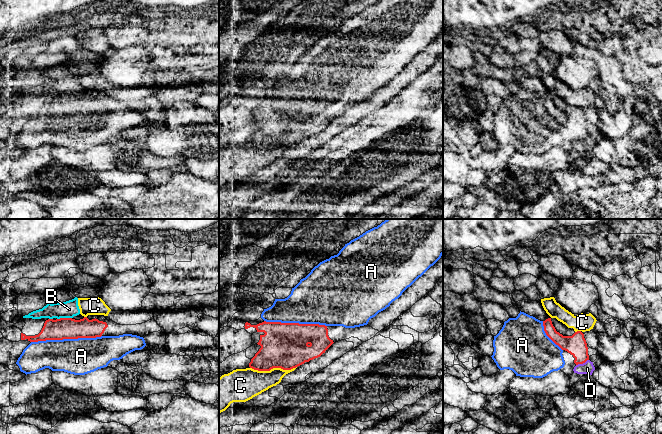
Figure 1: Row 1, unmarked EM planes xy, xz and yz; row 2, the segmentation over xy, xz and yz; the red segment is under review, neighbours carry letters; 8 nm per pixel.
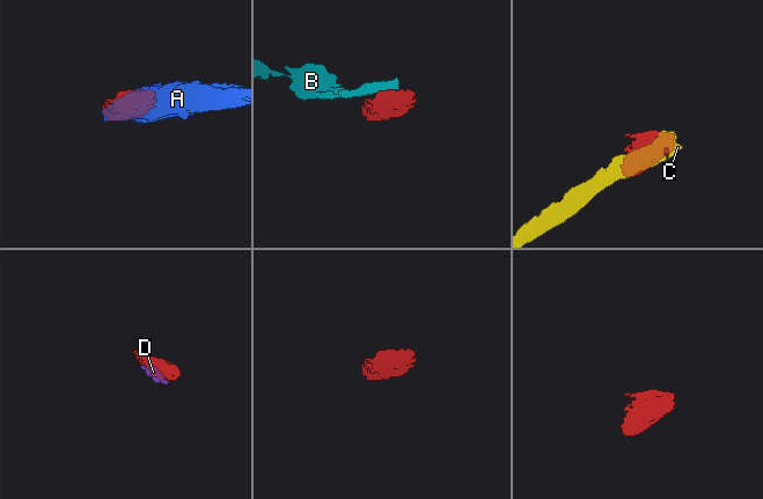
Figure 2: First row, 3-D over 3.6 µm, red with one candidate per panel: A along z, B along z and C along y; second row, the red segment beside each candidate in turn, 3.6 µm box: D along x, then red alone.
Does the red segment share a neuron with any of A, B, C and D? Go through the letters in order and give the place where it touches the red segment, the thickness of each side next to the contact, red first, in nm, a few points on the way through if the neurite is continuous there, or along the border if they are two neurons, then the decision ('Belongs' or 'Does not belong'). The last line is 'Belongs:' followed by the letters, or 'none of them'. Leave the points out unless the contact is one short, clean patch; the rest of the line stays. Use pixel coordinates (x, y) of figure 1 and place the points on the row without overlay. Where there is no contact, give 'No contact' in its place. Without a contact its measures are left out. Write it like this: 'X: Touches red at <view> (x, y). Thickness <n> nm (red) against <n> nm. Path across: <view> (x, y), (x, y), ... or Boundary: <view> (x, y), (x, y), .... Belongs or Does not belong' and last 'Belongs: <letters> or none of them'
A: Touches red at xy (66, 114). Thickness 180 nm (red) against 300 nm. Belongs
B: Touches red at xy (64, 94). Thickness 180 nm (red) against 140 nm. Boundary: xy (71, 93), (60, 93), (57, 95). Does not belong
C: Touches red at xz (273, 143). Thickness 360 nm (red) against 240 nm. Does not belong
D: Touches red at yz (582, 139). Thickness 170 nm (red) against 100 nm. Boundary: yz (588, 135), (576, 141). Does not belong
Belongs: A

